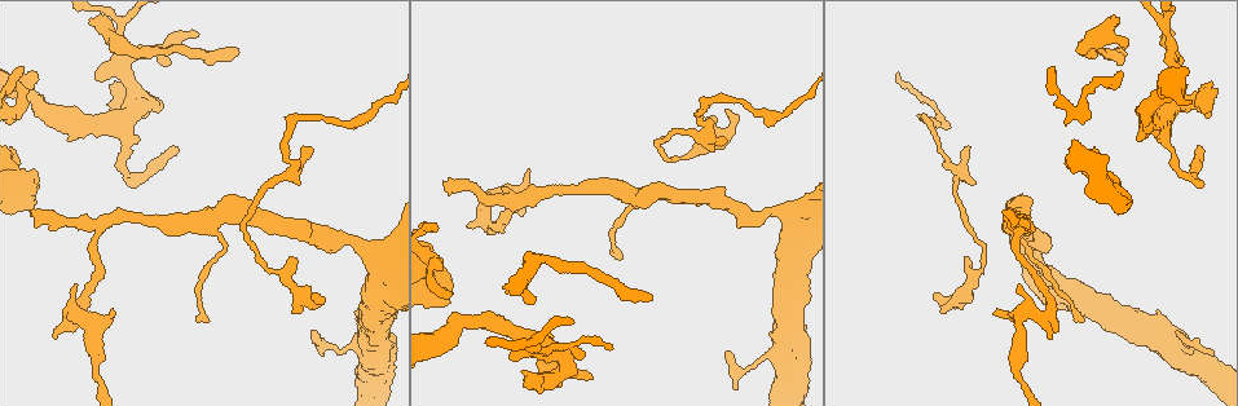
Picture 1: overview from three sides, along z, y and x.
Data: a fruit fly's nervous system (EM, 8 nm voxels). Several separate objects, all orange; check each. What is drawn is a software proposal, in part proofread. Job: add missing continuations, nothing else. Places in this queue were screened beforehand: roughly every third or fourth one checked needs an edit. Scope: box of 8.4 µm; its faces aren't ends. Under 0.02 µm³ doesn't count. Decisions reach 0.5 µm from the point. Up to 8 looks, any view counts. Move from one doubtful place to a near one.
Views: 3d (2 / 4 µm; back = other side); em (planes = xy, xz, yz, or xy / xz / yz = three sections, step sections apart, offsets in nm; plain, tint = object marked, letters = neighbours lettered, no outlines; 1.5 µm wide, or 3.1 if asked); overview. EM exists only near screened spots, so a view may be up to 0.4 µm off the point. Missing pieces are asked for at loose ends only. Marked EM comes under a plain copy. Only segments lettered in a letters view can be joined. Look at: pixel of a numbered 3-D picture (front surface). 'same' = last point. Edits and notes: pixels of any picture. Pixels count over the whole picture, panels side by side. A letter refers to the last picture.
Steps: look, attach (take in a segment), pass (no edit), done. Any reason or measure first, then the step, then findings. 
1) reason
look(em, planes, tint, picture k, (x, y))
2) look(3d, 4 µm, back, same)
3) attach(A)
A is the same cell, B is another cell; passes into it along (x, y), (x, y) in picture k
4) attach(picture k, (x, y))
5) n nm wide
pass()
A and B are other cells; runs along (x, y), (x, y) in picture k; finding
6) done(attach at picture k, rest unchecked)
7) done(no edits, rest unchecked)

end of a long branch
look(em, xy, step 4, tint, picture 1, (38, 76))

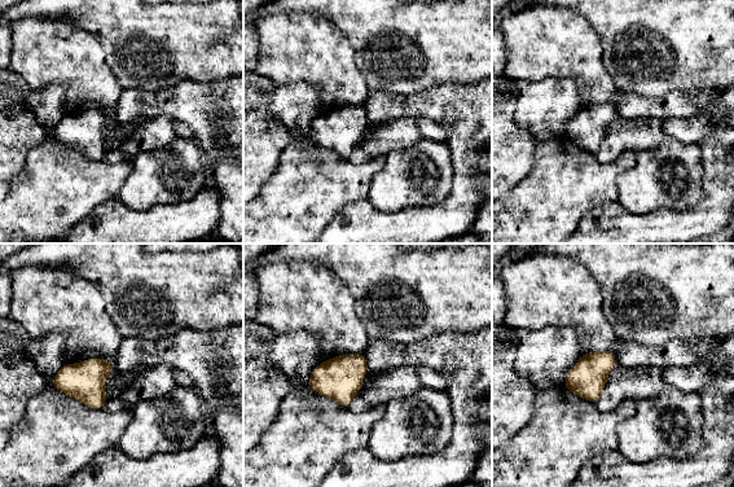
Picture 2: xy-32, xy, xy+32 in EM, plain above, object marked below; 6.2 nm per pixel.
another direction
look(em, xz, step 4, letters, same)

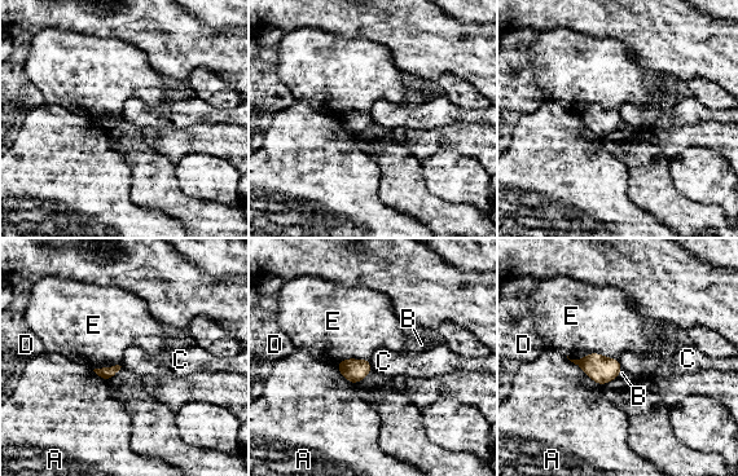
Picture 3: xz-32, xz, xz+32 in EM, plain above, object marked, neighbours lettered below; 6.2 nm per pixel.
pass()
A, B, C, D and E are other cells; border along (616, 358), (622, 369) in picture 3; none of them fits

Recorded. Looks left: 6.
an open end
look(em, planes, letters, picture 1, (236, 53))

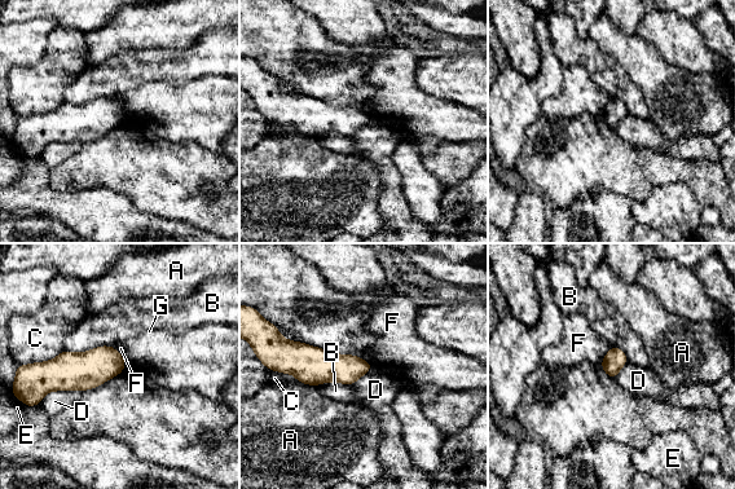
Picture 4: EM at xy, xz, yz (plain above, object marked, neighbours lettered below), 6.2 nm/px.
B touches over 300 nm
pass()
A, B, C, D, E, F and G are other cells; border along (80, 391), (51, 390), (38, 404) in picture 4; none of them fits

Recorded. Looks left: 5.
free end
look(em, xz, step 8, tint, picture 1, (30, 213))

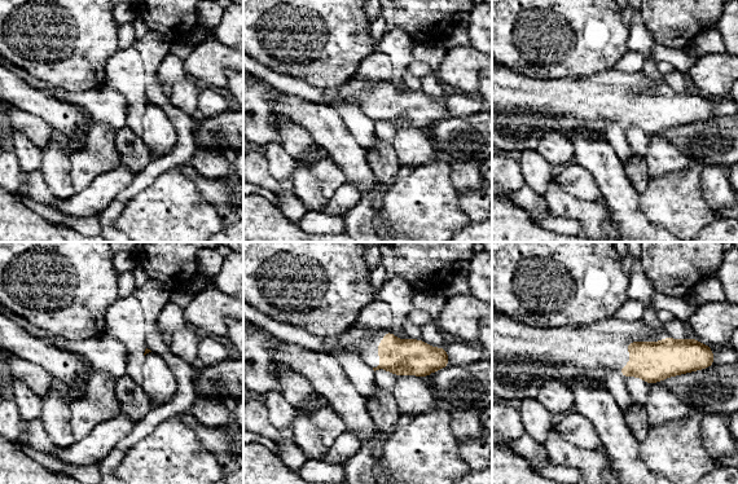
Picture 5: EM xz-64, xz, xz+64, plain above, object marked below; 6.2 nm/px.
look(em, xz, step 8, letters, same)

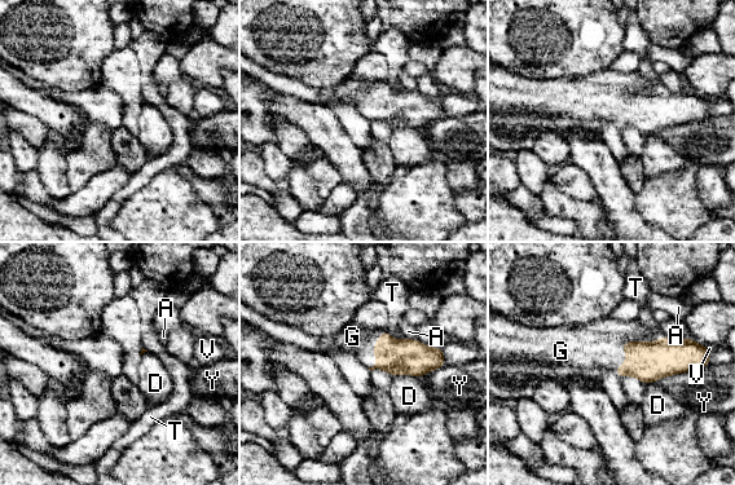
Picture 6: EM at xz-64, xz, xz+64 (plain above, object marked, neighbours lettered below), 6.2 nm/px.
140 nm wide
attach(picture 6, (590, 347))
G is the same cell, A, D, T, V and Y are other cells; it goes on there

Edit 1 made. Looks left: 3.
done(attach at picture 6, rest unchecked)

